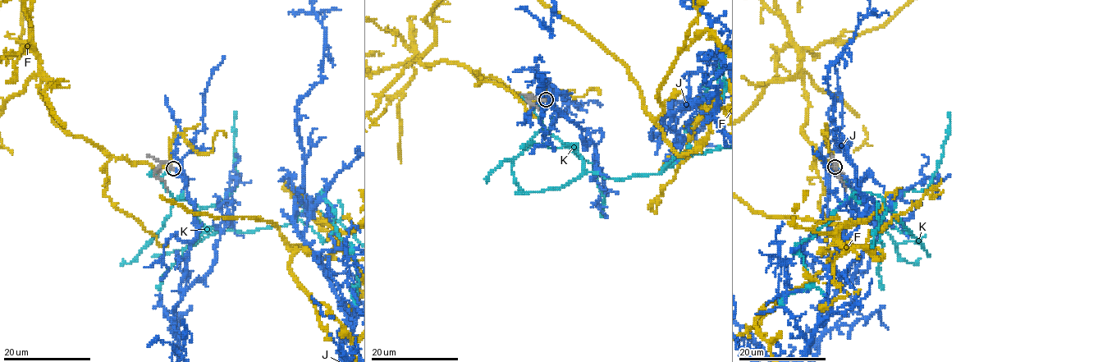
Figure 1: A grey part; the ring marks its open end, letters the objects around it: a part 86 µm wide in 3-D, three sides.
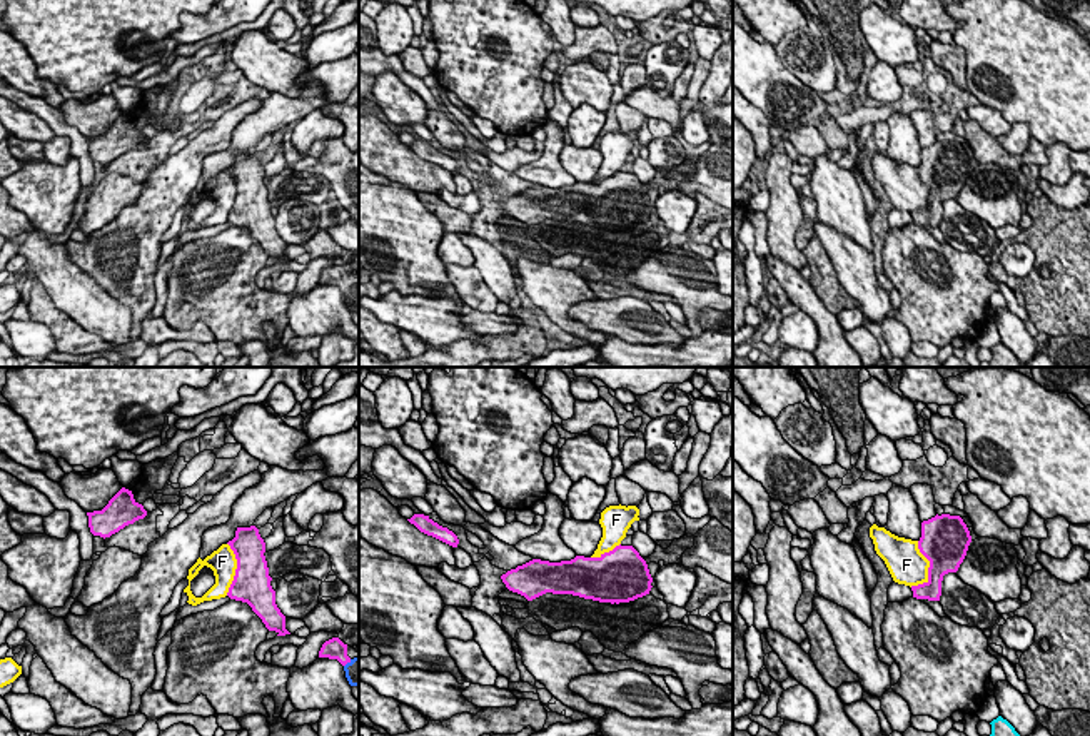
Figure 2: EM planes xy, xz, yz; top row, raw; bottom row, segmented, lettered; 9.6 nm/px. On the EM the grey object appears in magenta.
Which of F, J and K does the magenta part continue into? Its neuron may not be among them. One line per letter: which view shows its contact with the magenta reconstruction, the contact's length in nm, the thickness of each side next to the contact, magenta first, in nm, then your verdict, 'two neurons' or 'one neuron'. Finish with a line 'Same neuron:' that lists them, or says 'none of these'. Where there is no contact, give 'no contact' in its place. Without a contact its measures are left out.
F: yz | 460 nm | 400/360 nm | two neurons
J: xy | 110 nm | 200/240 nm | one neuron
K: no contact | two neurons
Same neuron: J

